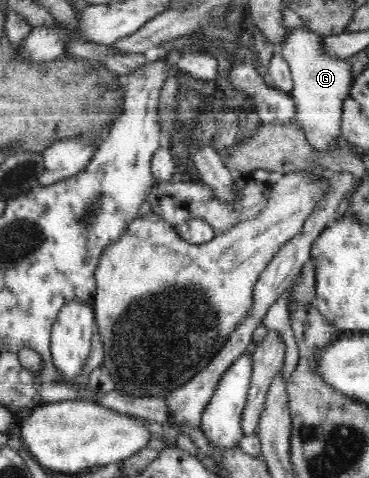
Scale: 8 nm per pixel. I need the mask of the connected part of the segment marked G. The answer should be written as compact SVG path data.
M308 26L288 30L284 43L277 48L280 57L290 66L294 87L292 102L296 110L296 124L305 133L305 141L317 153L332 153L341 133L343 102L350 97L352 65L347 59L331 58L325 49L325 39Z

